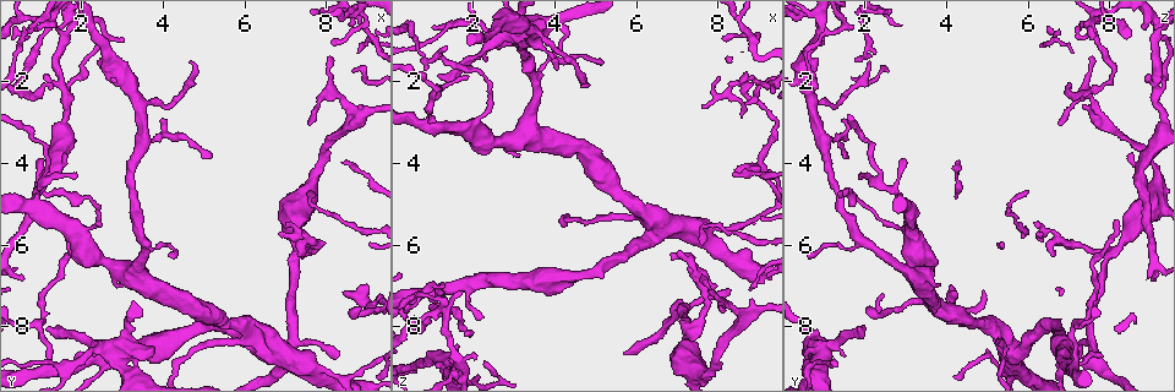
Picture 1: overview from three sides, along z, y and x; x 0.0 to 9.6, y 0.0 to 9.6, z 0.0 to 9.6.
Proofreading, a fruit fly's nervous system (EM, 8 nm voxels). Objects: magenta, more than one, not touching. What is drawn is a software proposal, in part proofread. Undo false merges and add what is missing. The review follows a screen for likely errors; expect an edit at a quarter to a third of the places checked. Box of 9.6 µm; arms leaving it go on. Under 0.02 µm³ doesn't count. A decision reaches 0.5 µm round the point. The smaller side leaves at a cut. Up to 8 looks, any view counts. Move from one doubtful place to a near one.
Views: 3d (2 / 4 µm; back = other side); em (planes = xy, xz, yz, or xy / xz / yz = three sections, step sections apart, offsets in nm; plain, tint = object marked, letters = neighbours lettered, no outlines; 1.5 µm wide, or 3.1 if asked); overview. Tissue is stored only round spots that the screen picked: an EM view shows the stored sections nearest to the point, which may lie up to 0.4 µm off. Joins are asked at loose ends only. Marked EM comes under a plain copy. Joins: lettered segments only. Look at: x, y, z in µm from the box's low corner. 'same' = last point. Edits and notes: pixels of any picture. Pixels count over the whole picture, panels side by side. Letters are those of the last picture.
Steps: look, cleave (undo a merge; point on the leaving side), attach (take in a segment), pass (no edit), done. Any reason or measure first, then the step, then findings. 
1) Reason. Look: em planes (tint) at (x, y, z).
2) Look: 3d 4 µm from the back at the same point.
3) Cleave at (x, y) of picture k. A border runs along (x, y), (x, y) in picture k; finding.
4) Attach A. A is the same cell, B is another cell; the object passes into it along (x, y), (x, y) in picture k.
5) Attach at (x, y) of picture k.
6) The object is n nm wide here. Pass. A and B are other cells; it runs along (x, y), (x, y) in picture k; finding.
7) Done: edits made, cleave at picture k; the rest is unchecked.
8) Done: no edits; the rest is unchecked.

Branch stops here. Look: 3d 2 µm at (5.20, 3.90, 1.55).

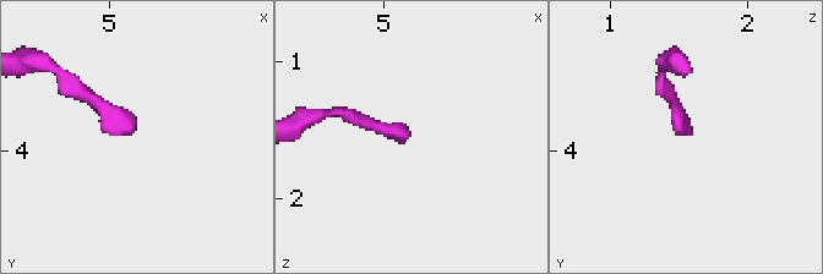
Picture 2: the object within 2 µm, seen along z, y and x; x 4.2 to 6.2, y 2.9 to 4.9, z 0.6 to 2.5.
Look: em yz step 8 (letters) at (5.16, 3.88, 1.56).

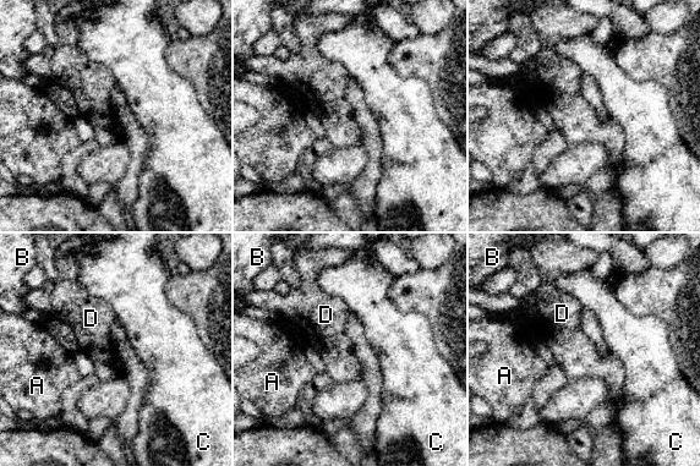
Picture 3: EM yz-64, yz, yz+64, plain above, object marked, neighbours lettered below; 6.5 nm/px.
Another direction. Look: em planes (letters) at the same point.

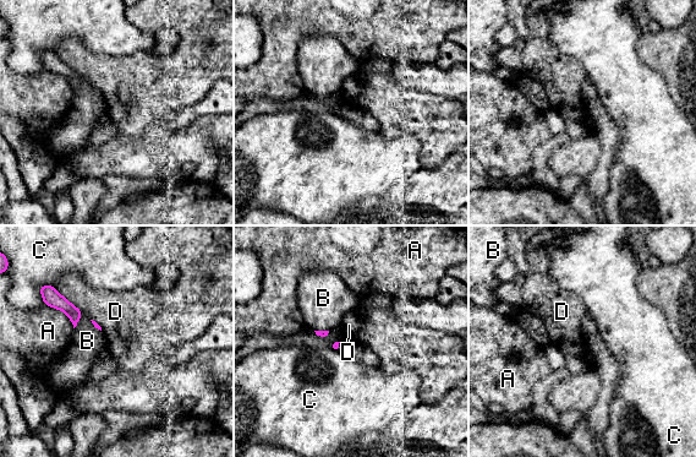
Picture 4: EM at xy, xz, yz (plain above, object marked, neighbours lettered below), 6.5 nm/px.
Pass. A, B, C and D are other cells; a border runs along (39, 290), (45, 304) in picture 4; no lettered segment goes on from it.

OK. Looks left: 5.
Branch stops here. Look: em planes (letters) at (6.85, 5.75, 6.25).

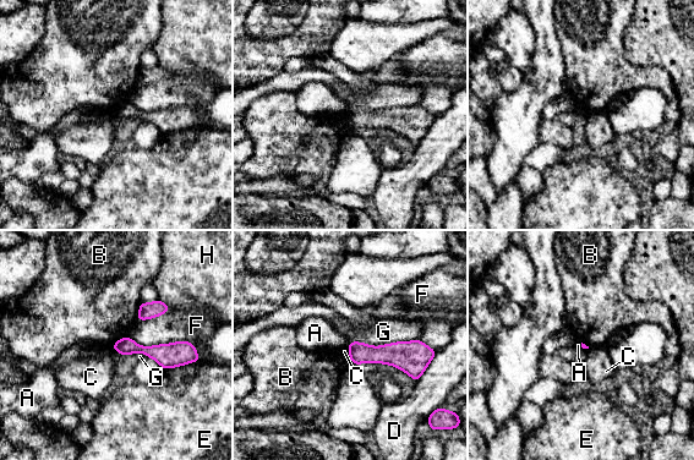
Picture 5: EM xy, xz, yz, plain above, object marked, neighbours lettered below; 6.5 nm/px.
Pass. A, B, C, D, E, F, G and H are other cells; it runs along (116, 346), (189, 354) in picture 5; none of them fits.

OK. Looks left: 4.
Thin end. Look: em planes (letters) at (8.35, 8.65, 7.10).

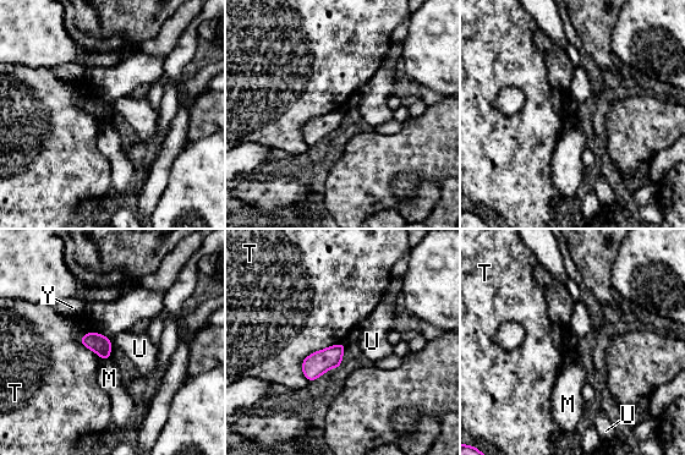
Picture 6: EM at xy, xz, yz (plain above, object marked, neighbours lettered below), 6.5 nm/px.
The longest contact is with T, 360 nm. Pass. M, T, U and Y are other cells; a border runs along (109, 339), (111, 344) in picture 6; none of them fits.

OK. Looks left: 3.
Done: no edits; the rest is unchecked.

